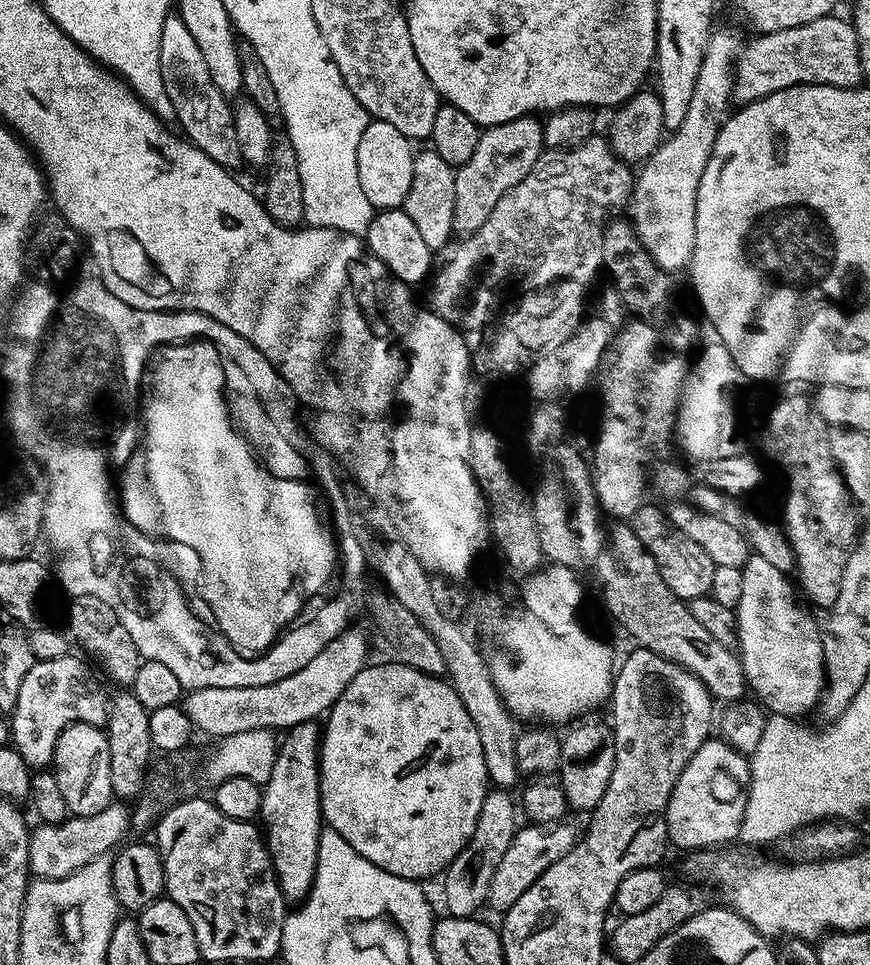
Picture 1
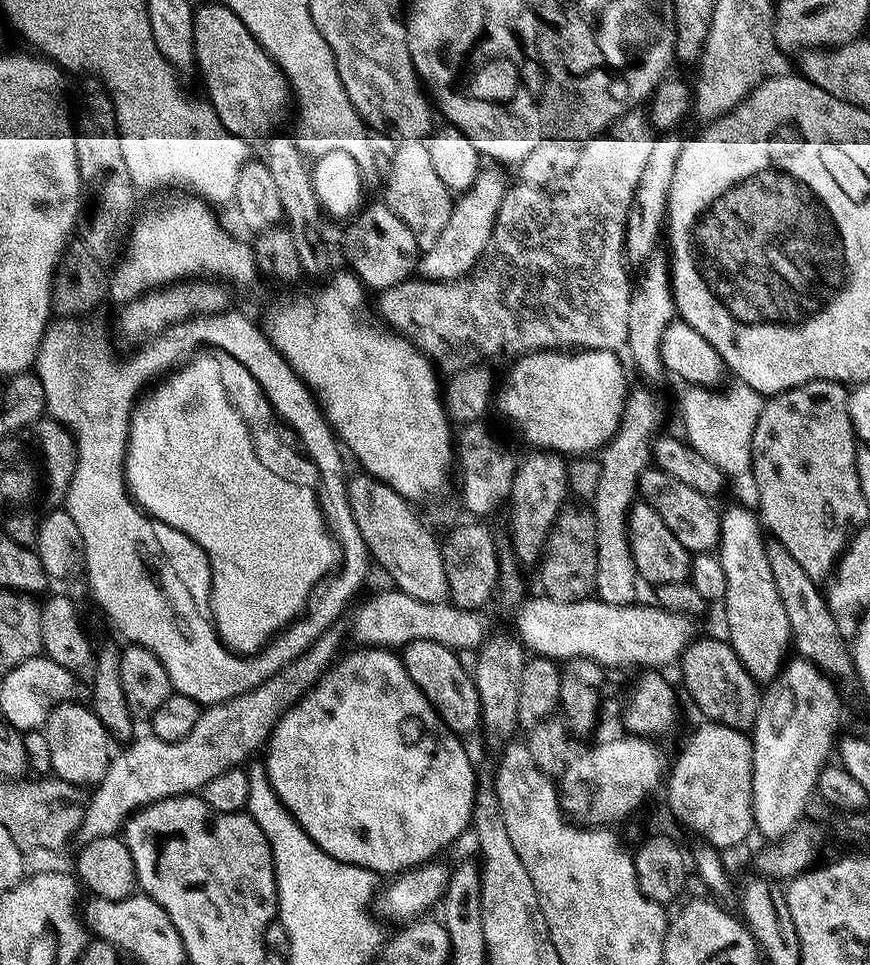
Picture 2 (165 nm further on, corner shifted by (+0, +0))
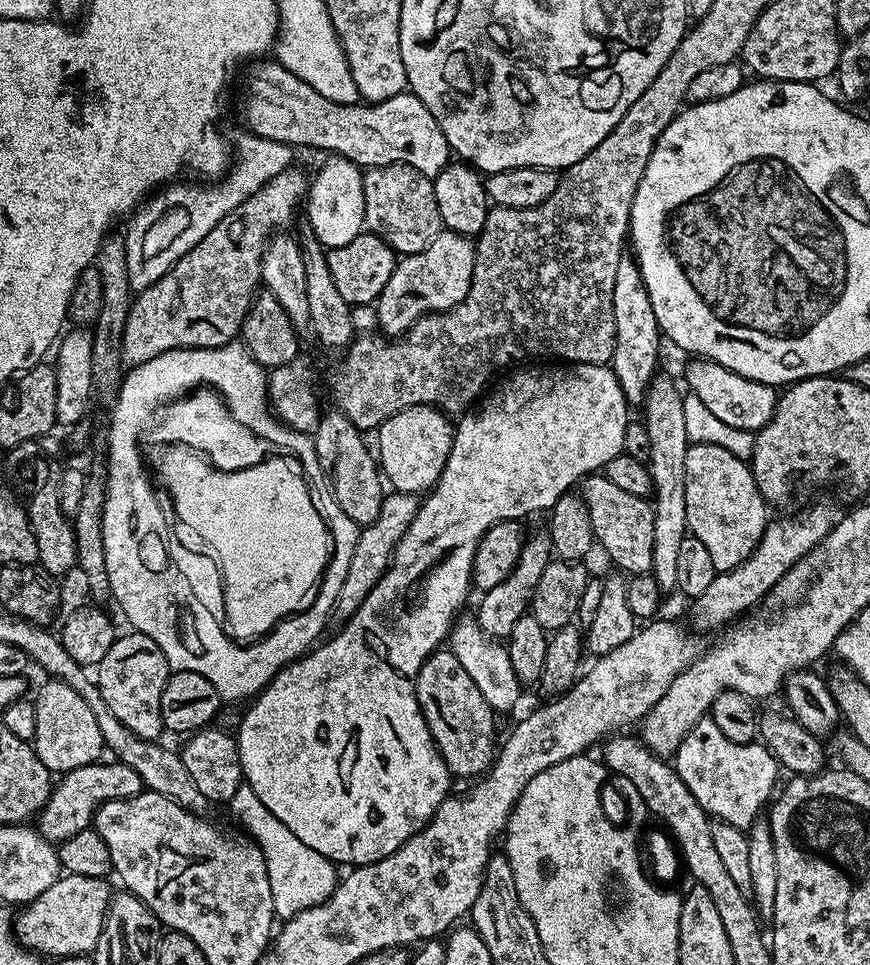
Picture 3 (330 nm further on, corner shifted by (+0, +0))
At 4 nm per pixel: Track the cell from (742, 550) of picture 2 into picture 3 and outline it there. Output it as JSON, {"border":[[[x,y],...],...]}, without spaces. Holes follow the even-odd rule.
{"border":[[[692,444],[686,454],[686,522],[691,535],[706,546],[717,573],[746,562],[770,519],[770,505],[754,482],[751,467],[722,446]]]}

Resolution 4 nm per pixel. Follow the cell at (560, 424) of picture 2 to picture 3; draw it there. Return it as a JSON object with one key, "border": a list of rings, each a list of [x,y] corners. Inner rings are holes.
{"border":[[[565,363],[563,366],[552,366],[556,368],[524,367],[528,366],[520,366],[512,370],[517,372],[509,371],[507,373],[509,376],[496,389],[493,387],[475,407],[465,411],[459,417],[460,424],[458,420],[452,434],[450,458],[446,458],[446,466],[435,488],[423,497],[414,522],[410,524],[394,550],[392,563],[382,574],[378,586],[374,586],[374,590],[366,594],[366,602],[358,606],[354,615],[337,631],[340,632],[337,636],[329,635],[299,660],[286,665],[273,680],[269,680],[264,685],[264,689],[247,705],[248,713],[240,720],[240,732],[235,733],[244,779],[250,786],[250,790],[258,794],[258,802],[262,802],[262,806],[266,806],[266,810],[270,810],[270,814],[274,814],[274,818],[282,822],[282,826],[288,827],[298,837],[298,842],[306,842],[310,850],[318,850],[318,854],[322,854],[337,866],[373,864],[394,854],[394,850],[401,848],[414,833],[423,830],[428,819],[453,791],[454,777],[449,772],[442,754],[436,748],[416,697],[416,675],[418,670],[422,670],[426,658],[447,641],[448,633],[458,613],[463,609],[460,607],[468,600],[468,591],[473,591],[472,567],[480,540],[485,532],[489,532],[493,526],[503,520],[520,522],[523,521],[523,516],[528,516],[531,512],[540,512],[543,508],[544,511],[551,510],[561,495],[575,489],[585,476],[599,473],[604,465],[610,462],[610,458],[624,452],[623,439],[626,436],[626,426],[630,421],[630,415],[628,415],[630,405],[622,394],[622,386],[618,378],[612,373],[608,364]]]}

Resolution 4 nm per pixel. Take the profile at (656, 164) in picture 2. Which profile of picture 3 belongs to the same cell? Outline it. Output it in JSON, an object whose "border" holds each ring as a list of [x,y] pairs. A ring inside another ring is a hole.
{"border":[[[625,254],[618,262],[618,274],[614,274],[614,326],[616,349],[610,361],[612,373],[622,386],[622,394],[629,405],[640,406],[648,393],[648,383],[657,375],[656,363],[660,360],[662,333],[654,318],[654,306],[644,285],[640,265],[631,255]]]}

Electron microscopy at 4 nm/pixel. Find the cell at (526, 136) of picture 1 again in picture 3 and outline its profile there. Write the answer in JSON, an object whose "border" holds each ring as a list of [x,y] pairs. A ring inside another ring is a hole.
{"border":[[[441,230],[434,242],[421,252],[407,253],[397,263],[390,282],[374,301],[379,331],[388,338],[399,338],[409,332],[423,316],[432,312],[449,312],[461,304],[470,290],[470,282],[476,265],[476,246],[469,237]]]}

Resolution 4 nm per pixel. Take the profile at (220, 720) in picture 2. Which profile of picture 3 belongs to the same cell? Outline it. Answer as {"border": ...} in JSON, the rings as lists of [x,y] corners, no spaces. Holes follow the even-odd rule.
{"border":[[[389,491],[382,502],[382,510],[378,518],[370,524],[363,525],[360,537],[354,546],[354,554],[350,558],[350,566],[346,570],[346,578],[342,582],[342,590],[338,594],[336,604],[332,607],[331,623],[342,626],[366,602],[366,594],[378,586],[382,574],[392,563],[392,555],[398,542],[406,534],[406,530],[416,517],[421,501],[411,492]]]}

